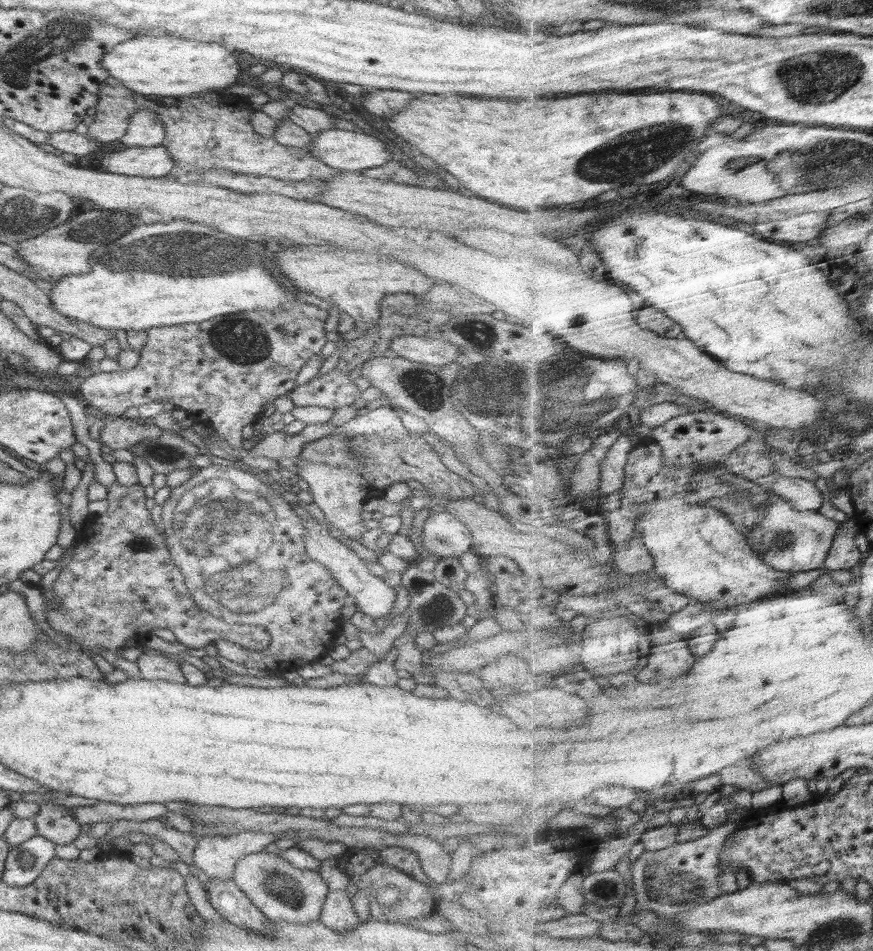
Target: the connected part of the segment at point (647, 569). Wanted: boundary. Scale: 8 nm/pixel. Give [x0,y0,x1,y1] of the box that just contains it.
[614,535,655,574]

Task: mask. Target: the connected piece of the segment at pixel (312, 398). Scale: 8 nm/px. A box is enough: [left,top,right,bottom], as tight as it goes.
[286,369,361,408]

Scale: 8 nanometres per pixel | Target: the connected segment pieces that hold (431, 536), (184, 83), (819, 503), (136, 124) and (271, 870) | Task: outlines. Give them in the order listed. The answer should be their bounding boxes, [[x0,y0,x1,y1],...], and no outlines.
[[421,508,472,558],[102,34,242,97],[771,475,824,511],[120,108,165,147],[233,851,327,923]]

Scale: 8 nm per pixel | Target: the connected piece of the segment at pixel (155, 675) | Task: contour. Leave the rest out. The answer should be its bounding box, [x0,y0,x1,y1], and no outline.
[137,653,186,683]

